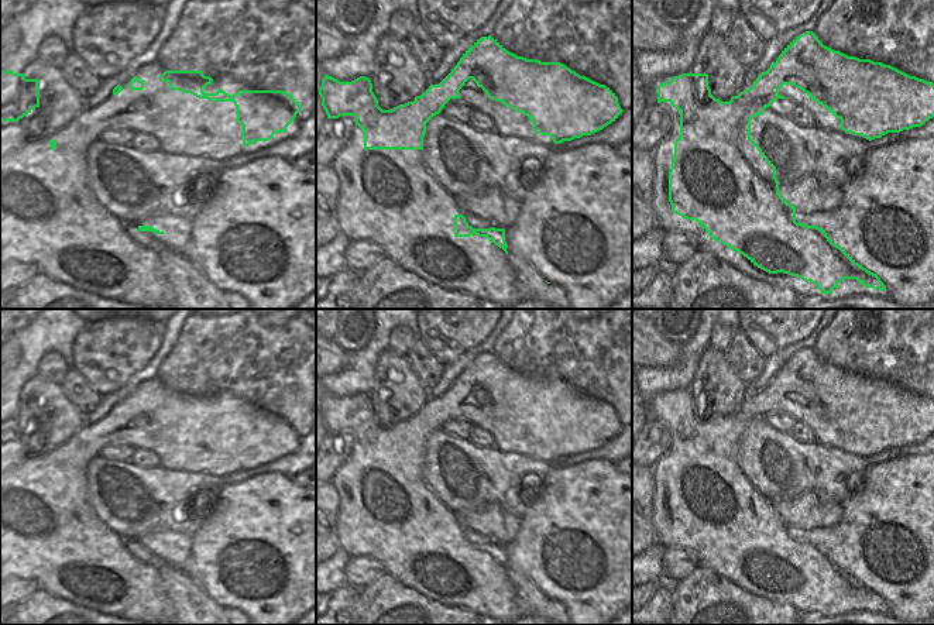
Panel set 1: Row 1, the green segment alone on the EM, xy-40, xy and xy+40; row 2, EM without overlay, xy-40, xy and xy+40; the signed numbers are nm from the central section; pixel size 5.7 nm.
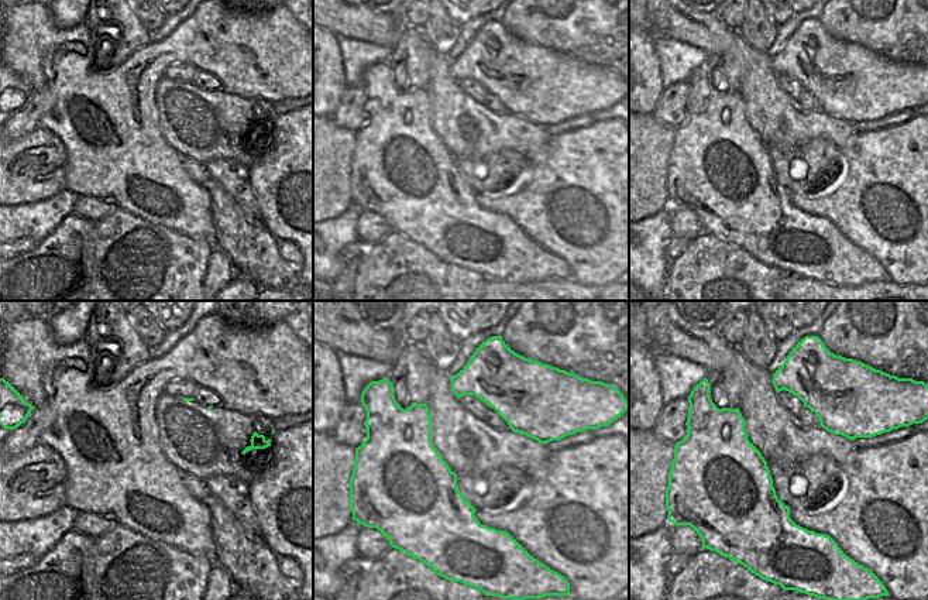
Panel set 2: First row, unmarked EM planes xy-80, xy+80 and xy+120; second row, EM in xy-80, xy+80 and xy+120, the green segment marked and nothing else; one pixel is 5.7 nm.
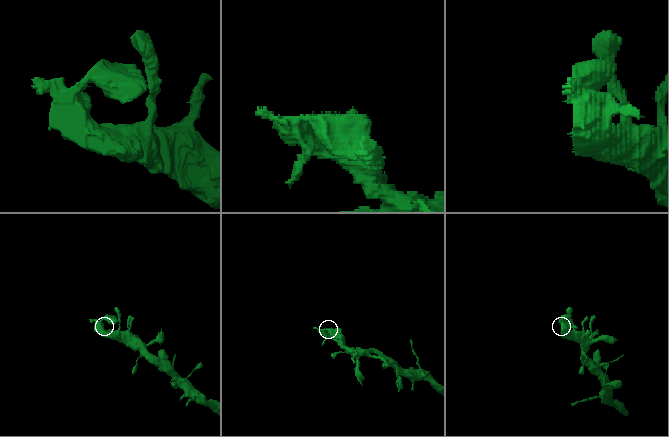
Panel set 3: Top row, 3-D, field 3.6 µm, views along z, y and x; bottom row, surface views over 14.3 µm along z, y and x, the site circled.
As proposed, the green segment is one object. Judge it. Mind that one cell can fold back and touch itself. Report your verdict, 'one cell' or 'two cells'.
one cell

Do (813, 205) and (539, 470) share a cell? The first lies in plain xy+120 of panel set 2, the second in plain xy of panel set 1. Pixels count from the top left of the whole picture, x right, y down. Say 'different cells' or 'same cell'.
different cells

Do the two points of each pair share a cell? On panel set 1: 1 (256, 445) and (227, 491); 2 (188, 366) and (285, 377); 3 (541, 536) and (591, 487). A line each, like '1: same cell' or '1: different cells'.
1: different cells
2: same cell
3: same cell

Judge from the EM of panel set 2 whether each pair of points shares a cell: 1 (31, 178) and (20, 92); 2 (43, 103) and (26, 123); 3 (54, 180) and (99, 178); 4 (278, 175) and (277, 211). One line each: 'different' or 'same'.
1: different
2: same
3: different
4: same

